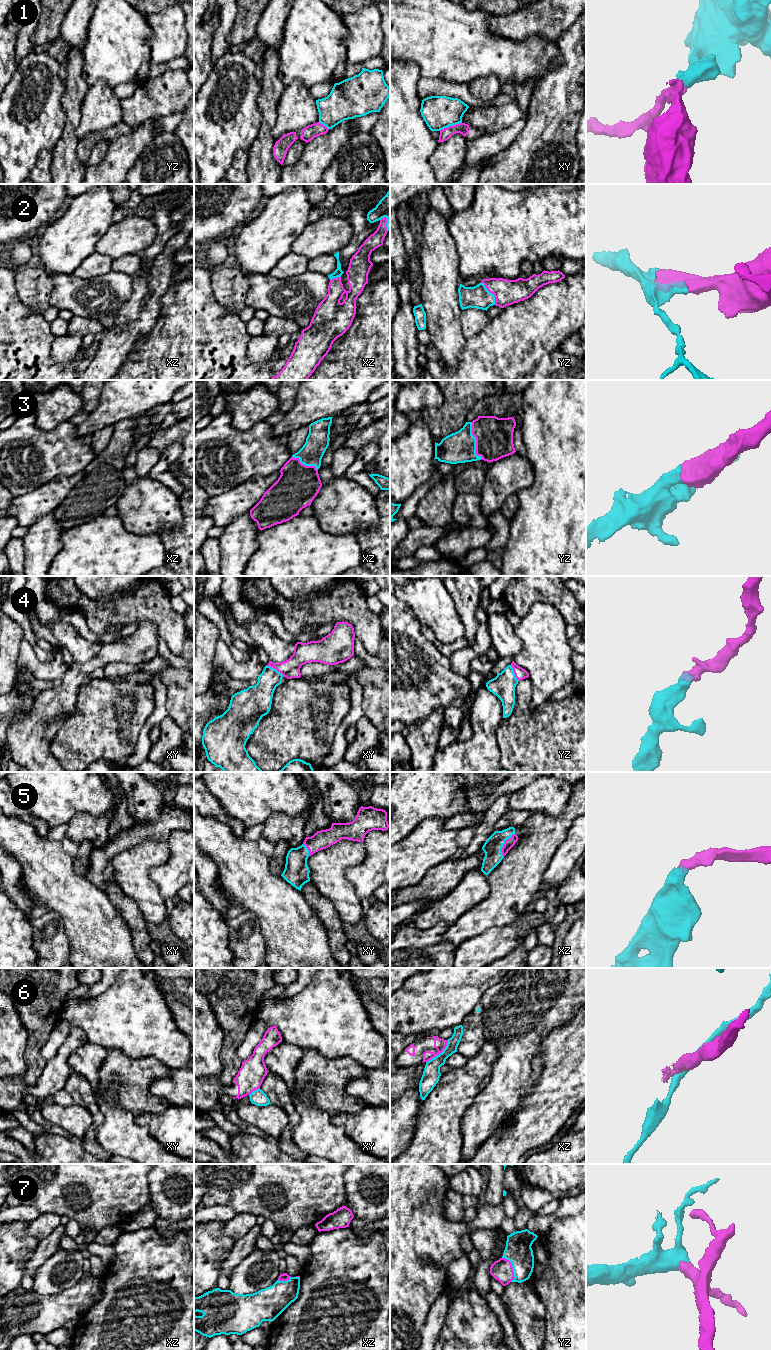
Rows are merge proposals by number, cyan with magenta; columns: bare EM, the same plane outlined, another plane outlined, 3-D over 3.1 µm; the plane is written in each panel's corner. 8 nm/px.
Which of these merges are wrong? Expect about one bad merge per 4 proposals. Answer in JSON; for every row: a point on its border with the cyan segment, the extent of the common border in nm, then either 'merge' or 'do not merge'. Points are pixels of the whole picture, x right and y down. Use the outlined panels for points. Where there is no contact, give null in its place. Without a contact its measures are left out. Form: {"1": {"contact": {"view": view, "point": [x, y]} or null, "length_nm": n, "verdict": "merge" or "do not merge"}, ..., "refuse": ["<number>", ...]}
{"1": {"contact": {"view": "xy", "point": [450, 125]}, "length_nm": 200, "verdict": "do not merge"}, "2": {"contact": {"view": "yz", "point": [491, 293]}, "length_nm": 220, "verdict": "merge"}, "3": {"contact": {"view": "yz", "point": [475, 441]}, "length_nm": 300, "verdict": "merge"}, "4": {"contact": {"view": "xy", "point": [275, 669]}, "length_nm": 170, "verdict": "merge"}, "5": {"contact": {"view": "xz", "point": [504, 843]}, "length_nm": 220, "verdict": "merge"}, "6": {"contact": {"view": "xz", "point": [440, 1053]}, "length_nm": 260, "verdict": "do not merge"}, "7": {"contact": {"view": "yz", "point": [513, 1268]}, "length_nm": 220, "verdict": "merge"}, "refuse": ["1", "6"]}

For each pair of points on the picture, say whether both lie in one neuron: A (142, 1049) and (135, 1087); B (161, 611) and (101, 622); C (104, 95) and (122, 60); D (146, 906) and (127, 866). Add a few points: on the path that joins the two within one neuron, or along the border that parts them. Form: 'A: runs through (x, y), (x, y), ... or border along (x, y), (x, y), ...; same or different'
A: border along (118, 1049), (130, 1057), (153, 1056), (163, 1063); different
B: runs through (146, 618), (116, 617); same
C: border along (90, 85), (96, 80), (104, 80), (112, 88); different
D: runs through (146, 896), (132, 876); same

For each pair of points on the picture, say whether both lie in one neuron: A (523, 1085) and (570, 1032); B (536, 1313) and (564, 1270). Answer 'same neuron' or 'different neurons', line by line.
A: different neurons
B: different neurons

